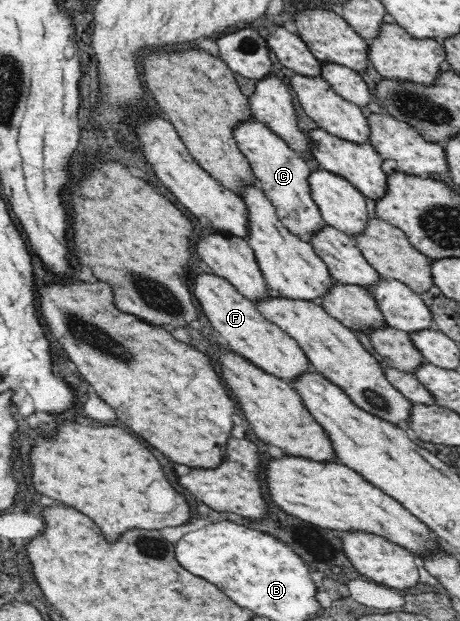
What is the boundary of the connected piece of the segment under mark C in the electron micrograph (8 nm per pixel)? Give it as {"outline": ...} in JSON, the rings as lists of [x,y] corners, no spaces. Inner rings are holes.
{"outline":[[[253,116],[233,128],[233,137],[240,152],[248,159],[254,177],[258,179],[258,186],[276,207],[280,222],[288,227],[292,234],[296,234],[304,242],[309,242],[310,237],[326,224],[318,205],[311,197],[308,178],[312,174],[312,169],[306,159]]]}

